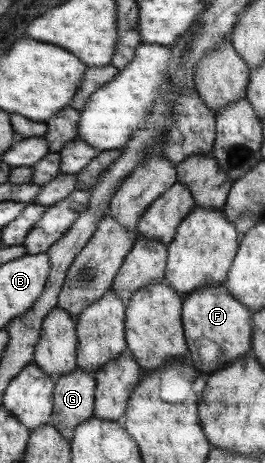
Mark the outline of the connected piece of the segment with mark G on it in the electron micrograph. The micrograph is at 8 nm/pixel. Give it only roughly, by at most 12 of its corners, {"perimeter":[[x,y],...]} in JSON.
{"perimeter":[[77,367],[54,382],[48,423],[69,443],[92,416],[94,376]]}

